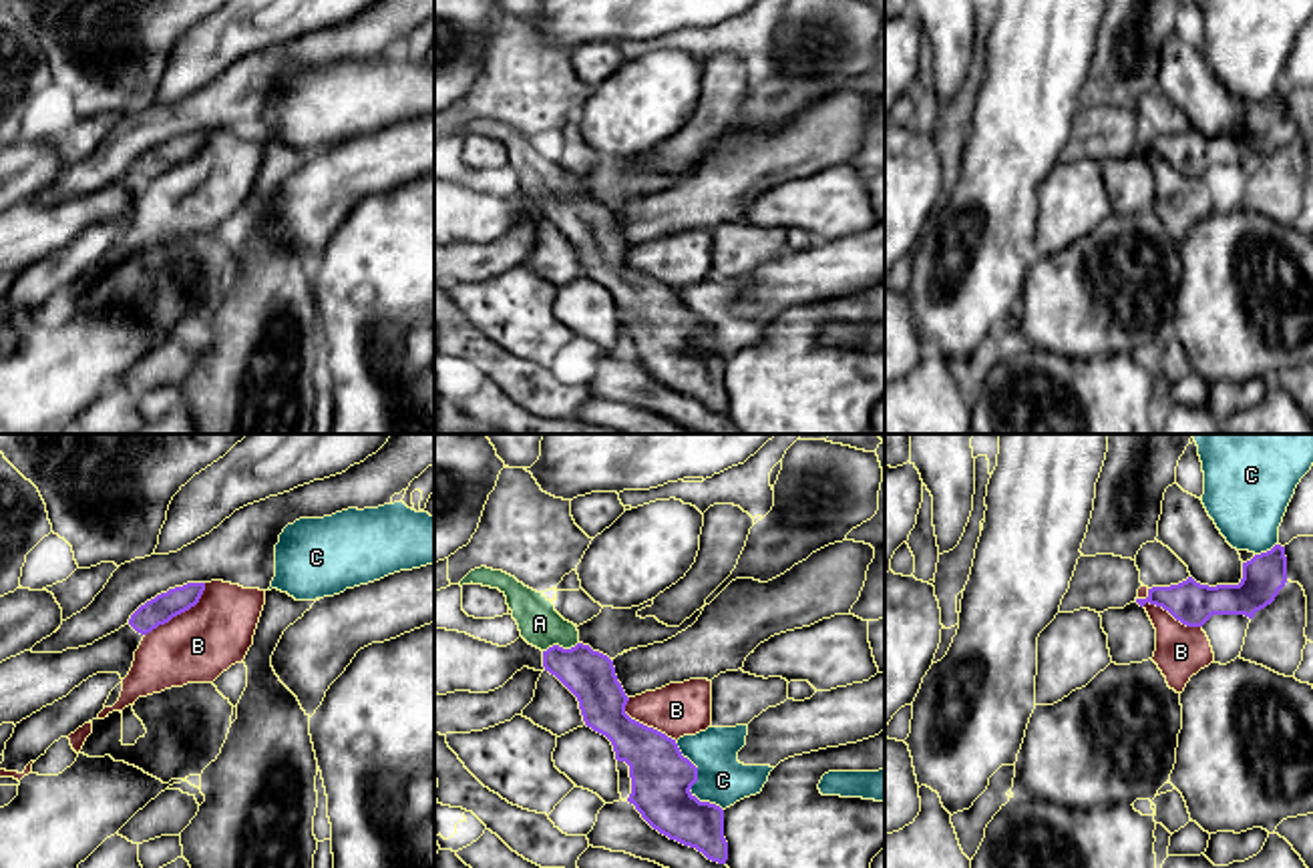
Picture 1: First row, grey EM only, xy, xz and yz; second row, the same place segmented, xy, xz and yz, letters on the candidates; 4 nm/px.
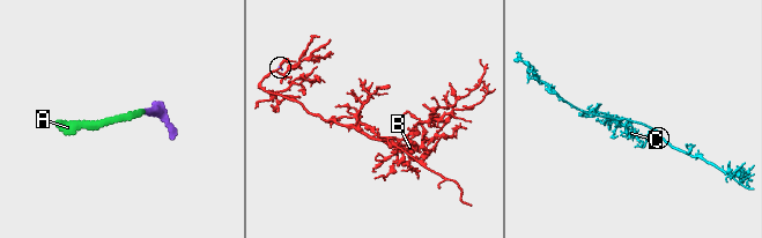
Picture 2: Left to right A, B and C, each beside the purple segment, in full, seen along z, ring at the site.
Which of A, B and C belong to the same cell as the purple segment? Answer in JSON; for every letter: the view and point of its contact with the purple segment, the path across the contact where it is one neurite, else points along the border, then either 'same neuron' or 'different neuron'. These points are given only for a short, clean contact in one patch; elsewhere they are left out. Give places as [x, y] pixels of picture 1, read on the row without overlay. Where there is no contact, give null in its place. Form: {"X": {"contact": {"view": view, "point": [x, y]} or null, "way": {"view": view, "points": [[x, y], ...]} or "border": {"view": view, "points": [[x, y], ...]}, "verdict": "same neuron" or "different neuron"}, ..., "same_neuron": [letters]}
{"A": {"contact": {"view": "xz", "point": [559, 197]}, "way": {"view": "xz", "points": [[590, 226], [559, 197], [539, 173]]}, "verdict": "same neuron"}, "B": {"contact": {"view": "yz", "point": [1169, 161]}, "border": {"view": "yz", "points": [[1137, 147], [1161, 155], [1187, 175], [1201, 177]]}, "verdict": "different neuron"}, "C": {"contact": {"view": "xz", "point": [696, 330]}, "verdict": "different neuron"}, "same_neuron": ["A"]}

